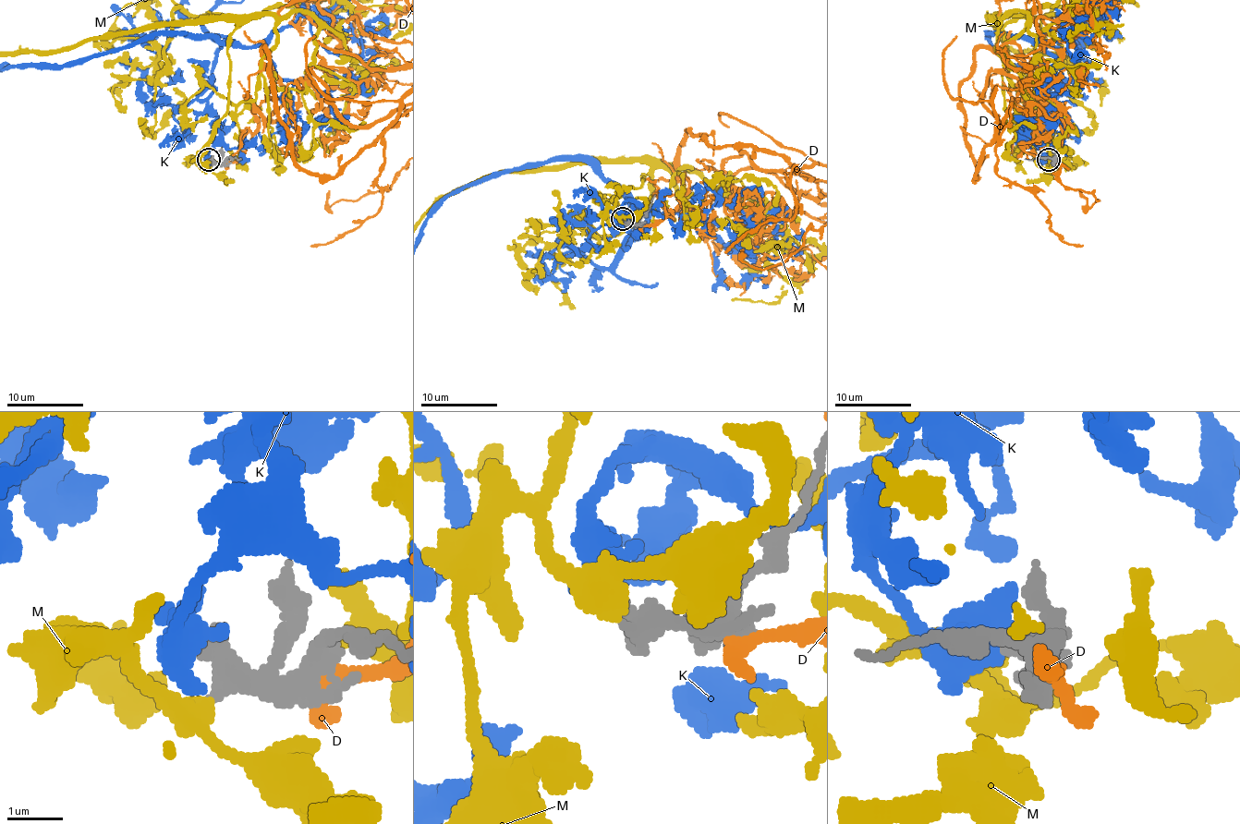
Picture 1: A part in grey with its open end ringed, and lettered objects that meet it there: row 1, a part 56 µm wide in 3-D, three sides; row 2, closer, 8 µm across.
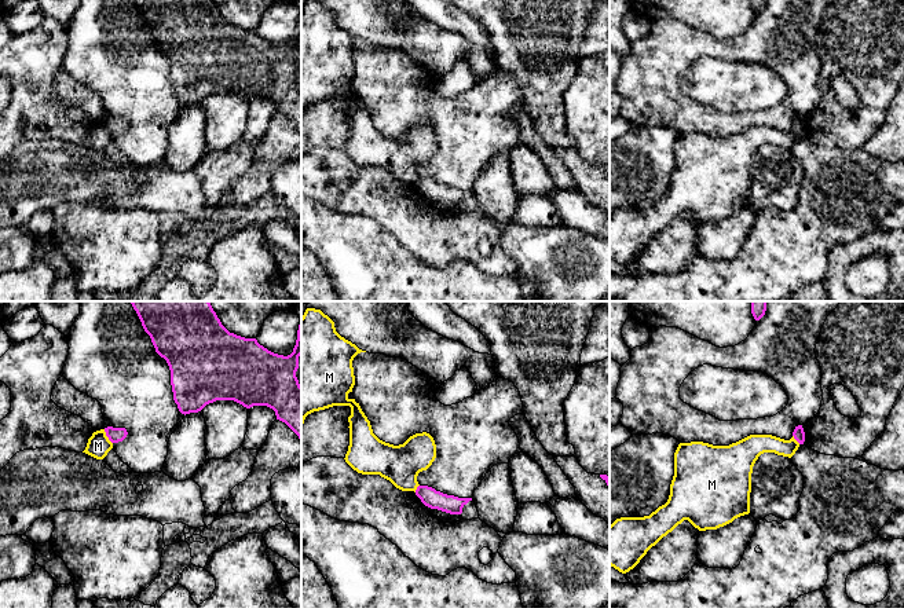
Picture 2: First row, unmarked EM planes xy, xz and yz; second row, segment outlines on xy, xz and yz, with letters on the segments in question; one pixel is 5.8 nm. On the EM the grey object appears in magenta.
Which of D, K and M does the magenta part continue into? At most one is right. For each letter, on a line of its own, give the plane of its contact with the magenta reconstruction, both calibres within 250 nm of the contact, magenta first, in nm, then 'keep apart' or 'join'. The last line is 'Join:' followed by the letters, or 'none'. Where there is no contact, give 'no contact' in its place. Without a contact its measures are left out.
D: no contact | keep apart
K: no contact | keep apart
M: xy | 90/140 nm | keep apart
Join: none

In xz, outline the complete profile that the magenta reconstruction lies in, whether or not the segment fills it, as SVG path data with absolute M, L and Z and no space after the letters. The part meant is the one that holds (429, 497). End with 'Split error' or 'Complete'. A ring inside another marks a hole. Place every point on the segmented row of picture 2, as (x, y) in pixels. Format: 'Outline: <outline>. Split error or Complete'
Outline: M418 486L416 490L416 495L421 499L421 502L425 506L431 509L438 509L450 514L461 514L462 508L469 501L472 501L472 498L458 498L454 495L443 494L428 486Z. Complete

